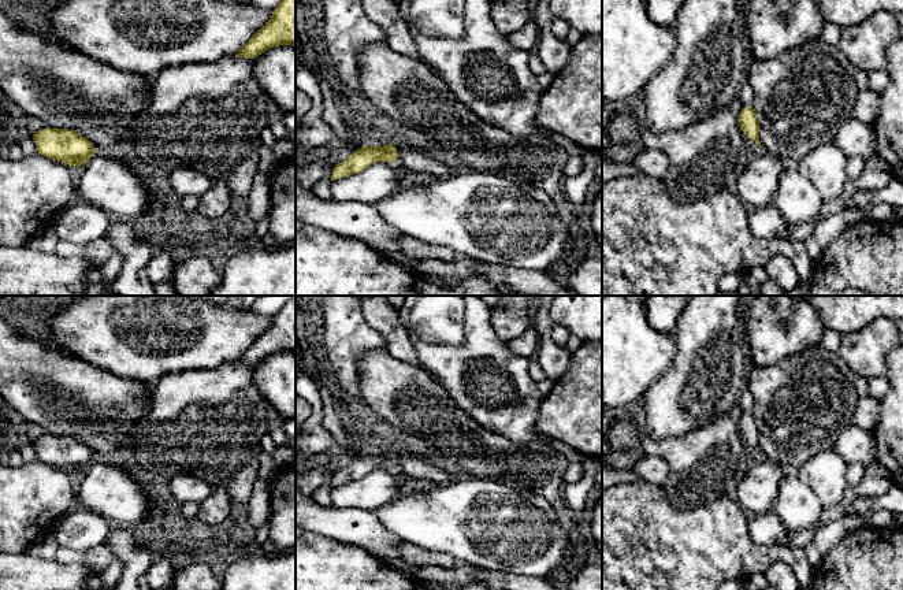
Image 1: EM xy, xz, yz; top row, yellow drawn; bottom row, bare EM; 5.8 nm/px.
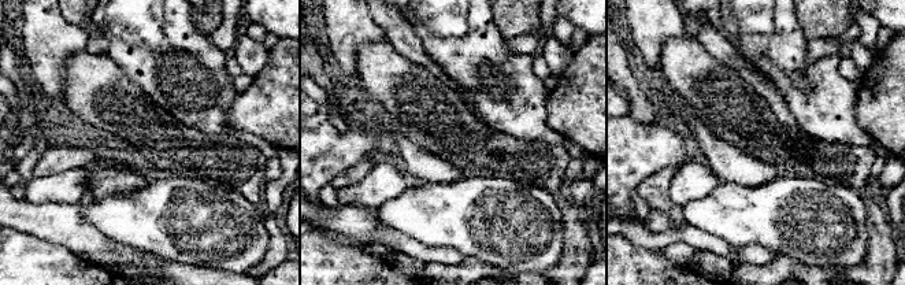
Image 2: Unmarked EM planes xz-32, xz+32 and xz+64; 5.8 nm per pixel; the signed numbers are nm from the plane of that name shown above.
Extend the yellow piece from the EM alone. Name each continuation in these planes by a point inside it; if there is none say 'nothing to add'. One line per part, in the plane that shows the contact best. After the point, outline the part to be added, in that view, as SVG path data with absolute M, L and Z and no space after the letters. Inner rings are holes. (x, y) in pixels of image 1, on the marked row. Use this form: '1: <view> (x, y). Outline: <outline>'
nothing to add

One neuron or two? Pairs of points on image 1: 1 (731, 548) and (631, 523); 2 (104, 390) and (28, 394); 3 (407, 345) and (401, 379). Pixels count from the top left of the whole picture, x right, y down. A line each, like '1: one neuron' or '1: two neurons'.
1: one neuron
2: one neuron
3: two neurons

